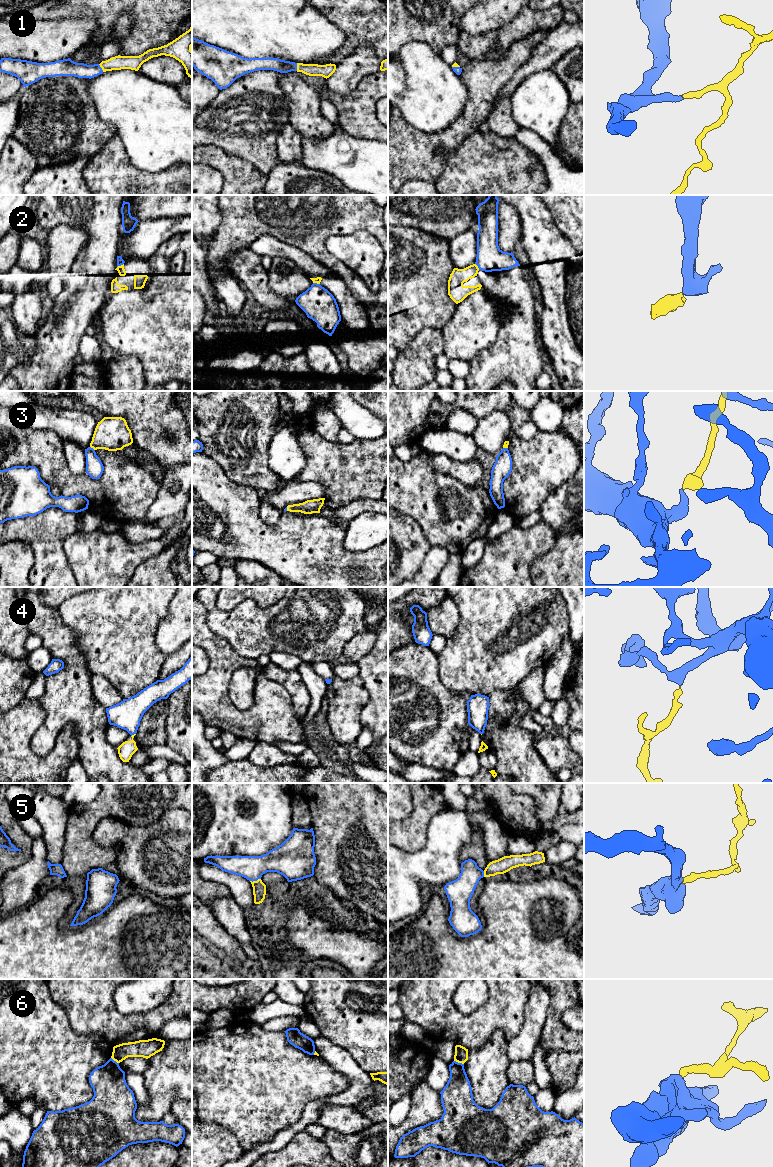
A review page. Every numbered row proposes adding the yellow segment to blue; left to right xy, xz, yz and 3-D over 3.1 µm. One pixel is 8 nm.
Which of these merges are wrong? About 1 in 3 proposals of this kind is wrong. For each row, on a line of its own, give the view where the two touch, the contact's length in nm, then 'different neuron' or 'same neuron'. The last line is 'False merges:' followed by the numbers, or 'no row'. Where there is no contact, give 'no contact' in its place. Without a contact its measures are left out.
1: contact in xy; length 80 nm; same neuron
2: contact in xy; length 70 nm; different neuron
3: contact in xy; length 50 nm; same neuron
4: contact in xy; length 50 nm; same neuron
5: contact in xz; length 90 nm; same neuron
6: contact in yz; length 90 nm; different neuron
False merges: 2, 6

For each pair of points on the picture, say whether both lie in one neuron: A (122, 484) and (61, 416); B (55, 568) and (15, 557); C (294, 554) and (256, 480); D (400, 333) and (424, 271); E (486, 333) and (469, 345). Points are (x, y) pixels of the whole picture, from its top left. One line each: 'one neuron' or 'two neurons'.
A: two neurons
B: two neurons
C: two neurons
D: one neuron
E: one neuron

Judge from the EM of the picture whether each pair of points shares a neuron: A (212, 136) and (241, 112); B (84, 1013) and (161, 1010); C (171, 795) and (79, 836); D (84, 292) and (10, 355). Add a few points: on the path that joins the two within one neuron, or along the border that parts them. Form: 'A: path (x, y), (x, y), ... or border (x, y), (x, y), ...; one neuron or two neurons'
A: path (219, 129), (225, 123), (234, 119); one neuron
B: path (103, 1019), (108, 1022), (142, 1022); one neuron
C: path (147, 797), (120, 797), (106, 804), (98, 812); one neuron
D: border (30, 353), (28, 361), (18, 362), (11, 368); two neurons

